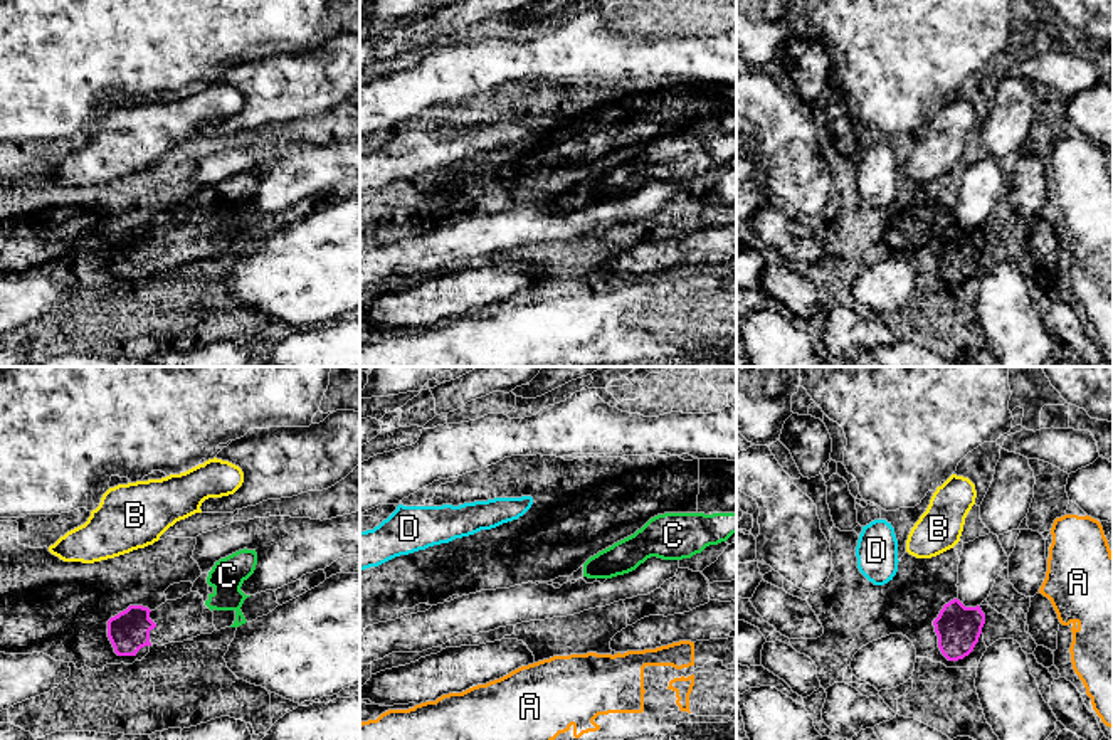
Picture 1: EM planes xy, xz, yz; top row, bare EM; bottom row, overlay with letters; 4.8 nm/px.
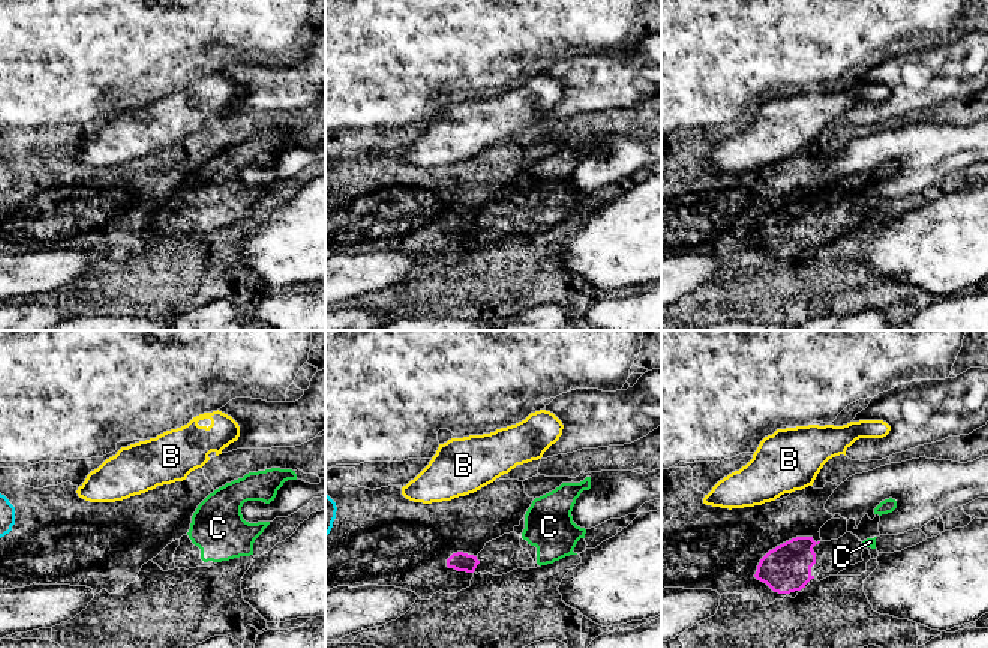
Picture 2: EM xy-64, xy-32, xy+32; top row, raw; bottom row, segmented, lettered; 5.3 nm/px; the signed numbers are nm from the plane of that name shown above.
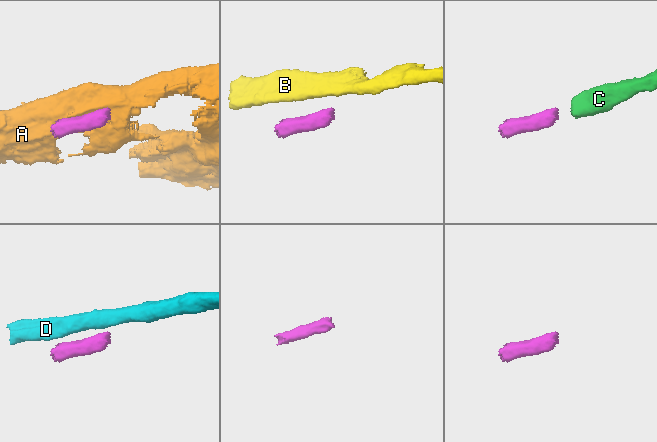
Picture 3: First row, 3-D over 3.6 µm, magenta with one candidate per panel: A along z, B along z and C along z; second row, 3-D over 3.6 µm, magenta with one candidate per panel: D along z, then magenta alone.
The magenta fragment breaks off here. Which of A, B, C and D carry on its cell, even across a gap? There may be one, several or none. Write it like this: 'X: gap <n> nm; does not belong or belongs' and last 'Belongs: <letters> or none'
A: gap 280 nm; does not belong
B: gap 220 nm; does not belong
C: gap 260 nm; belongs
D: gap 280 nm; does not belong
Belongs: C

